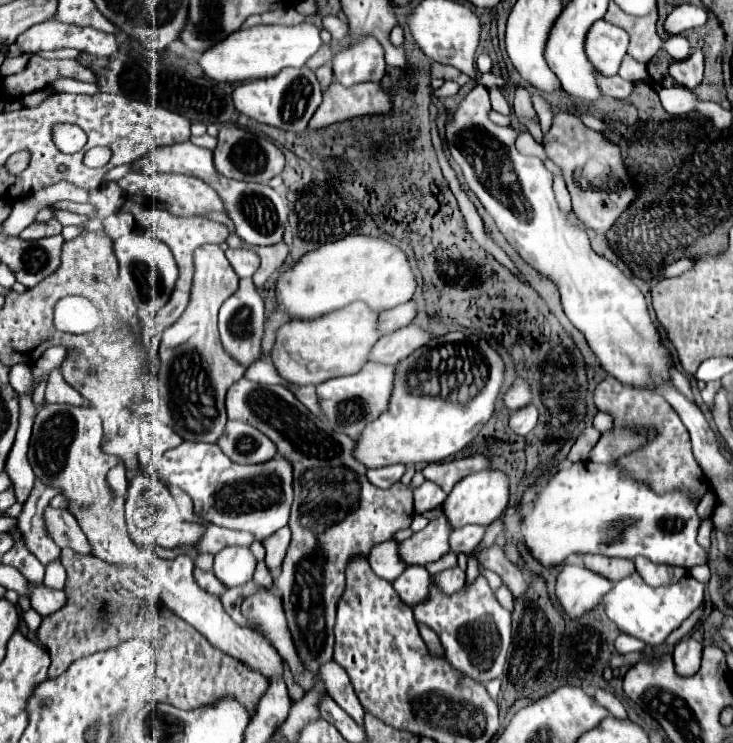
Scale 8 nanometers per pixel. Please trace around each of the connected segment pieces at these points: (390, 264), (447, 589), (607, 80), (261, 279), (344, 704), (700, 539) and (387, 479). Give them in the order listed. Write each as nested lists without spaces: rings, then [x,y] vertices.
[[[346,236],[306,252],[274,286],[280,310],[292,318],[318,318],[356,300],[366,302],[374,312],[404,304],[416,290],[416,278],[406,254],[396,244],[370,236]]]
[[[458,566],[442,570],[440,574],[433,576],[434,583],[444,594],[454,594],[454,592],[462,590],[464,588],[464,578],[466,578],[466,574]]]
[[[600,72],[598,74],[598,88],[602,88],[602,94],[624,100],[630,96],[630,92],[634,90],[634,84],[628,80],[622,80],[620,76],[604,76]]]
[[[278,242],[274,246],[262,246],[262,248],[258,248],[258,254],[262,258],[262,264],[254,274],[256,288],[260,288],[270,278],[270,274],[282,266],[284,258],[288,256],[288,246],[286,246],[286,242]]]
[[[330,660],[330,662],[326,662],[326,666],[322,666],[318,676],[322,682],[326,682],[328,694],[338,702],[338,706],[344,708],[350,714],[350,718],[354,718],[354,722],[364,724],[364,710],[350,684],[346,670],[342,666],[338,666],[334,660]]]
[[[709,517],[701,522],[698,530],[697,542],[706,552],[708,552],[711,547],[711,533],[713,529],[714,525],[711,517]]]
[[[396,464],[396,466],[368,470],[368,480],[378,488],[390,488],[394,482],[398,482],[402,478],[402,474],[404,474],[404,466]]]

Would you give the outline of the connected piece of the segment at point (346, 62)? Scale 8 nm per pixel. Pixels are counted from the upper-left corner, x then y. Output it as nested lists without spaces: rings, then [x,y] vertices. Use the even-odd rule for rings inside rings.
[[[362,34],[356,42],[350,42],[346,50],[338,50],[332,60],[334,78],[344,84],[352,86],[358,82],[380,82],[386,70],[384,50],[376,38],[370,34]]]

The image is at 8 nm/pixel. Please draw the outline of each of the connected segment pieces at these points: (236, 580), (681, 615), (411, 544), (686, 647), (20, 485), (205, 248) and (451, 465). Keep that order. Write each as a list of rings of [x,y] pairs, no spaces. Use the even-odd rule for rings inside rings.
[[[230,546],[216,554],[212,572],[218,576],[218,580],[226,588],[234,588],[234,586],[242,586],[242,584],[250,582],[254,568],[256,568],[256,560],[254,560],[250,548]]]
[[[638,574],[620,580],[604,598],[604,608],[608,618],[626,634],[646,642],[650,648],[664,644],[668,634],[676,630],[704,600],[704,586],[692,576],[684,576],[678,584],[652,588],[644,584]]]
[[[440,516],[428,522],[424,530],[414,532],[408,540],[398,544],[400,558],[406,562],[406,566],[426,566],[430,562],[436,562],[450,550],[448,536],[450,536],[450,526],[446,518]]]
[[[694,638],[680,640],[672,652],[674,666],[676,666],[678,674],[682,674],[682,676],[696,674],[698,666],[700,666],[700,656],[702,656],[702,644],[700,642],[696,642]]]
[[[20,394],[20,426],[16,432],[16,442],[6,460],[6,474],[14,482],[16,502],[20,502],[20,504],[24,504],[28,500],[28,494],[34,486],[34,472],[30,470],[30,462],[26,456],[30,434],[32,434],[34,414],[36,414],[36,408],[32,404],[32,396]]]
[[[202,244],[194,250],[194,278],[192,278],[192,290],[190,290],[190,302],[184,314],[162,334],[162,346],[160,346],[160,372],[158,372],[158,390],[160,390],[160,412],[158,418],[170,426],[176,434],[180,434],[184,440],[194,442],[218,442],[222,436],[222,430],[226,426],[226,408],[224,408],[224,396],[226,390],[244,376],[244,366],[240,366],[236,360],[232,360],[226,350],[220,344],[218,336],[218,310],[222,302],[232,296],[238,290],[238,276],[232,270],[228,258],[224,256],[224,250],[216,244]]]
[[[474,454],[468,458],[460,458],[460,460],[450,460],[450,462],[434,462],[428,464],[422,474],[426,480],[438,484],[446,494],[454,488],[456,482],[460,482],[462,478],[466,478],[468,474],[474,474],[478,470],[486,470],[492,466],[492,460],[484,454]]]

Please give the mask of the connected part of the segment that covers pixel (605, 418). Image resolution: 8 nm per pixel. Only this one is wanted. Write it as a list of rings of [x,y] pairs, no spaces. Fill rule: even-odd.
[[[599,411],[594,418],[593,426],[600,432],[604,433],[605,431],[613,427],[614,418],[606,412]]]

